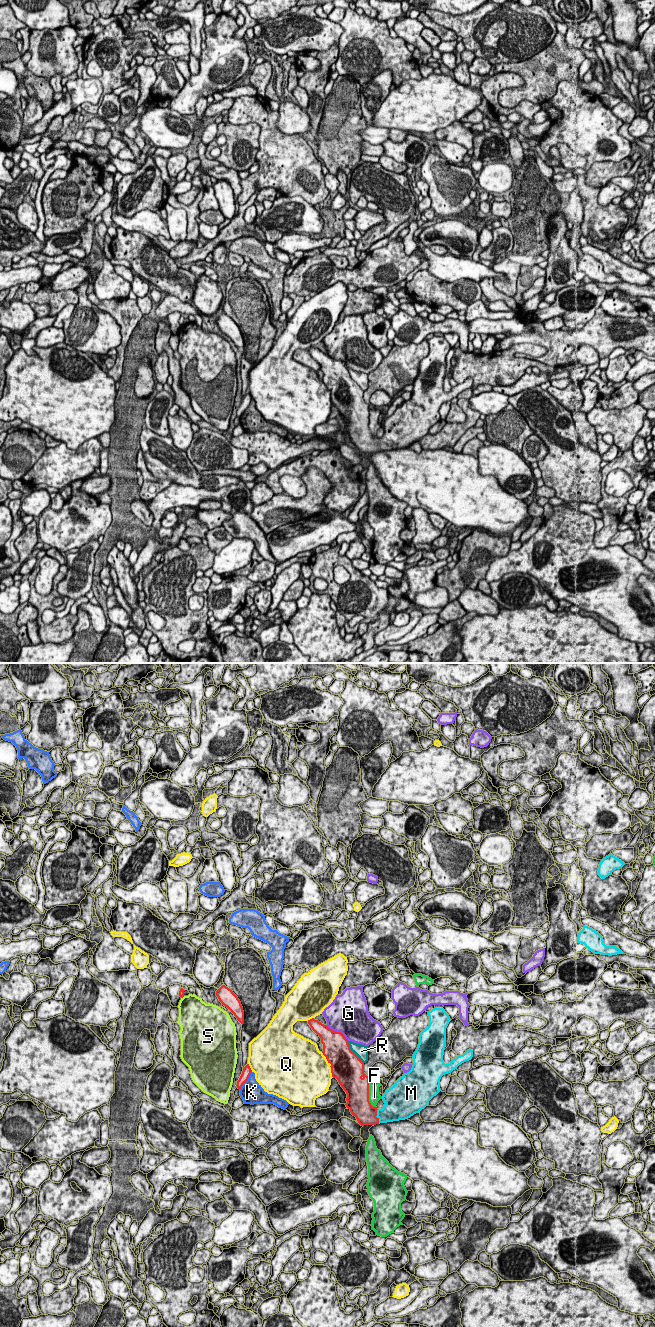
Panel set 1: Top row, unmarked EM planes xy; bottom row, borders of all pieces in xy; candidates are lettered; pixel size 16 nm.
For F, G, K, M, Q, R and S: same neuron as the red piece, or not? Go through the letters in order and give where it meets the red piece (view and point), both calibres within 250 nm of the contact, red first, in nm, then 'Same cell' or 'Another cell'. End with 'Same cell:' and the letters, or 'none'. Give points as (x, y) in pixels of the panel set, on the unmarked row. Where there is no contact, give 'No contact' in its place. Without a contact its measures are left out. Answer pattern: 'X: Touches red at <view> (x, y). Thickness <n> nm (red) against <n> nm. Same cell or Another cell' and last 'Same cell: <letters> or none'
F: Touches red at xy (368, 421). Thickness 380 nm (red) against 180 nm. Another cell
G: Touches red at xy (337, 360). Thickness 420 nm (red) against 480 nm. Another cell
K: Touches red at xy (247, 407). Thickness 140 nm (red) against 360 nm. Another cell
M: Touches red at xy (376, 443). Thickness 340 nm (red) against 320 nm. Same cell
Q: Touches red at xy (331, 393). Thickness 500 nm (red) against 440 nm. Another cell
R: Touches red at xy (353, 380). Thickness 480 nm (red) against 200 nm. Another cell
S: Touches red at xy (182, 325). Thickness 100 nm (red) against 440 nm. Another cell
Same cell: M

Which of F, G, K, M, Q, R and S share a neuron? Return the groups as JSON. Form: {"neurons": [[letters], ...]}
{"neurons": [["F"], ["G"], ["K"], ["M"], ["Q"], ["R"], ["S"]]}

